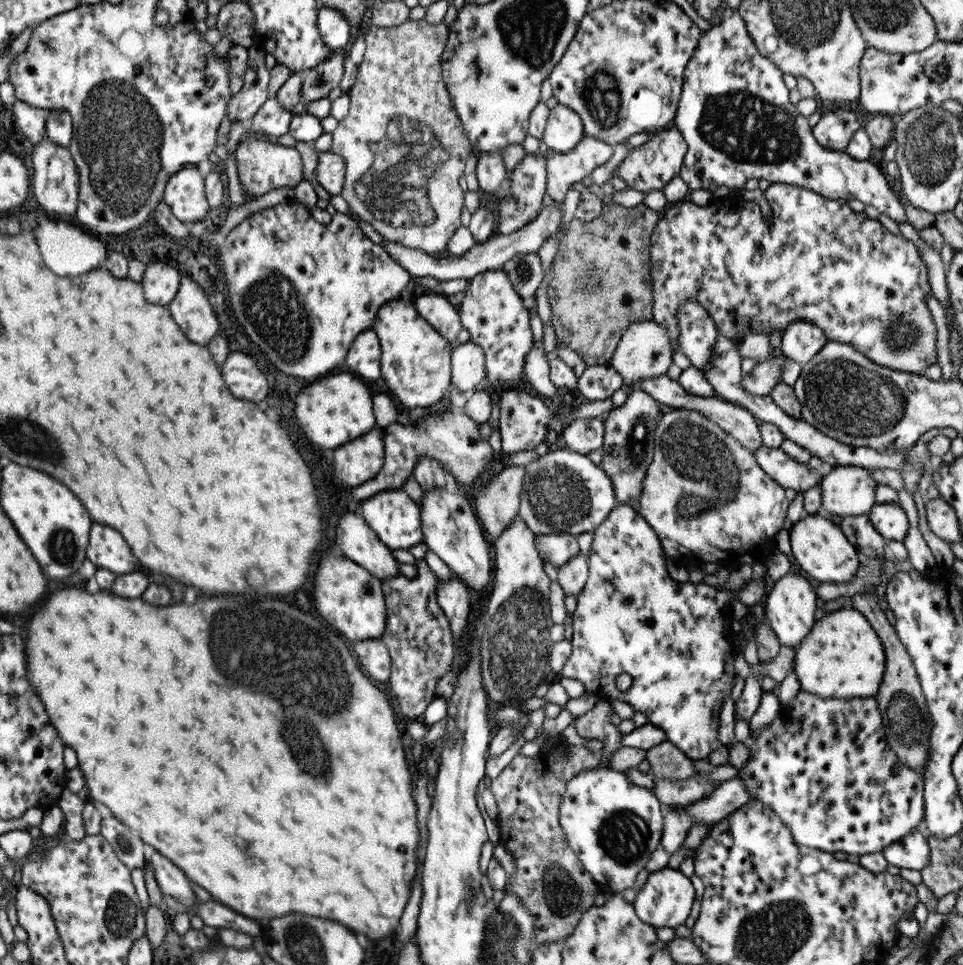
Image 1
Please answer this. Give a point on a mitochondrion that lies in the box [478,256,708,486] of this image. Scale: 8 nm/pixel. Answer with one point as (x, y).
(638, 441)

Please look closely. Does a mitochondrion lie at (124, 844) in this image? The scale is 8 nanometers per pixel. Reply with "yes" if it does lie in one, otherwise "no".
yes

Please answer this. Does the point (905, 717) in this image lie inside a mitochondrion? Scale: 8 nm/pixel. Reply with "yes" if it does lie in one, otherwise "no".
yes

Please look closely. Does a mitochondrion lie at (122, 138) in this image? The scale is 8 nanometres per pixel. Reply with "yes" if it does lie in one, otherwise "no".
yes

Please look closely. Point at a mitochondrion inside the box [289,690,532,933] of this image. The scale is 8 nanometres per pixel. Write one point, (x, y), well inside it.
(470, 892)

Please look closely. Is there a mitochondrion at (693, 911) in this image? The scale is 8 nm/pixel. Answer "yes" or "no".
no

